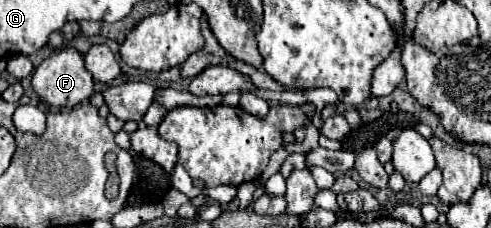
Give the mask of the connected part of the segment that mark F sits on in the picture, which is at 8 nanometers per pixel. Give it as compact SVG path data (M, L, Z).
M65 47L59 53L53 53L49 59L45 59L33 73L33 89L51 107L63 109L63 107L75 107L81 101L87 101L89 95L93 95L93 77L85 67L83 55L75 47Z

